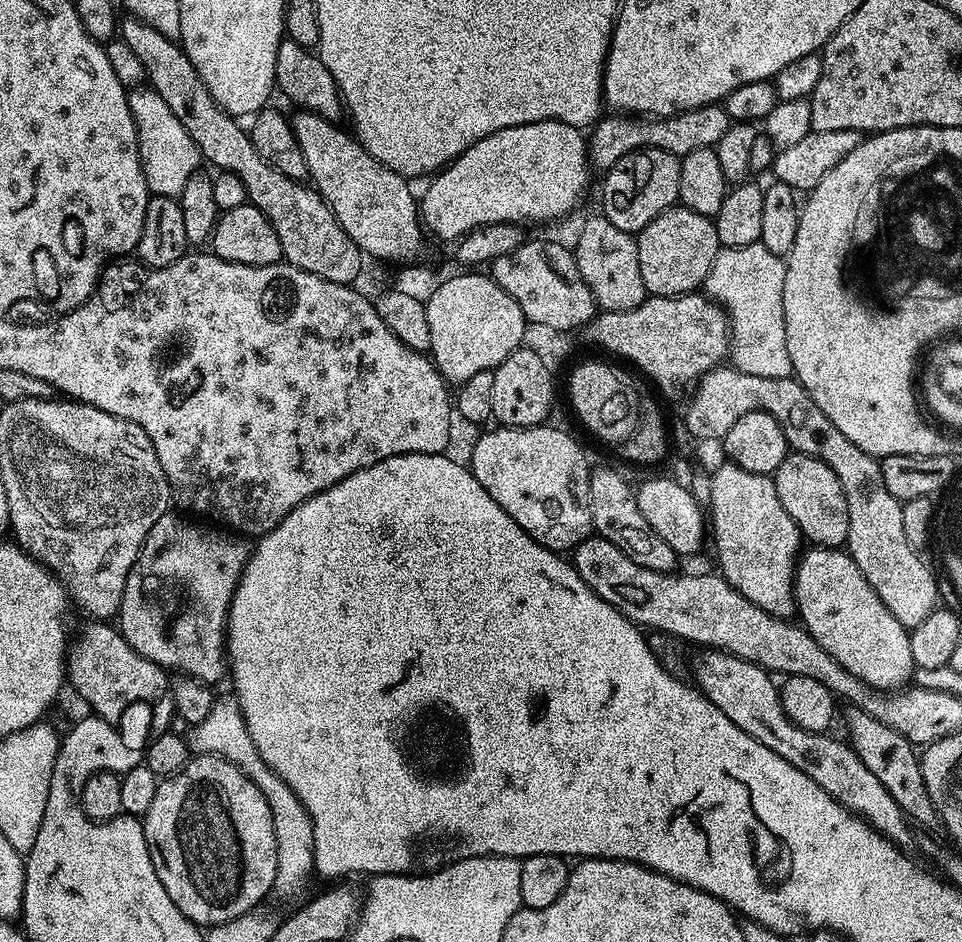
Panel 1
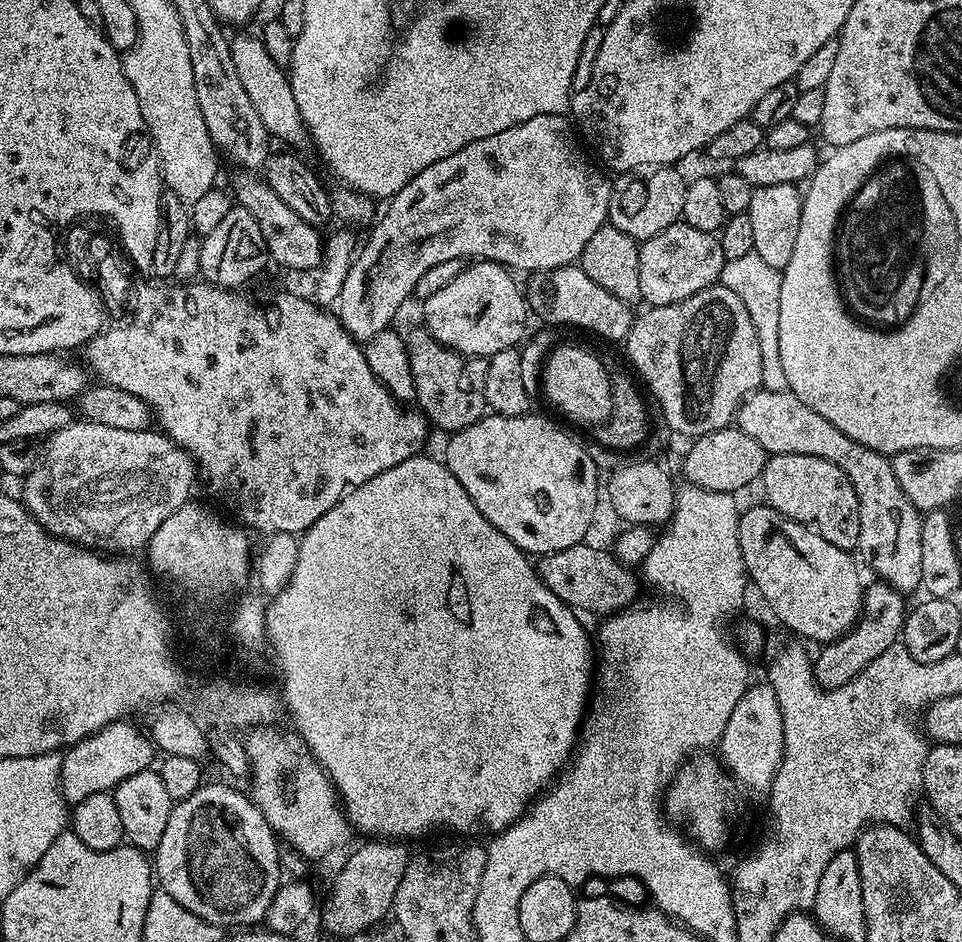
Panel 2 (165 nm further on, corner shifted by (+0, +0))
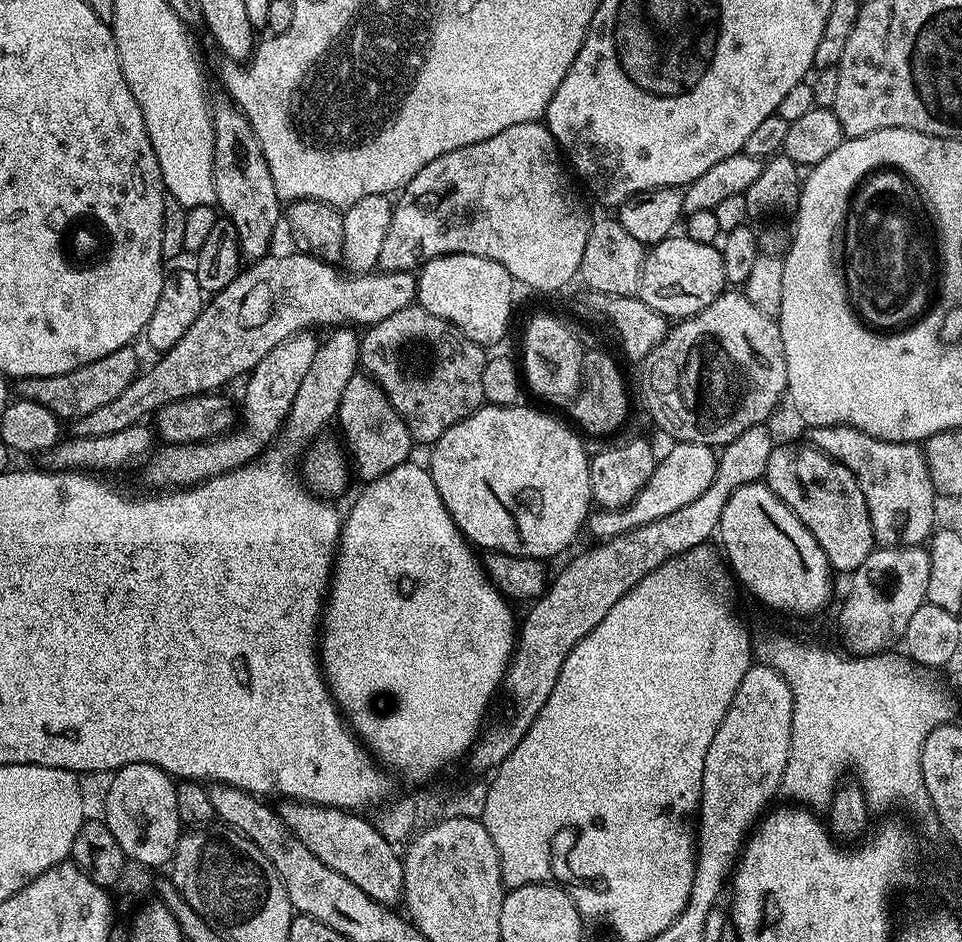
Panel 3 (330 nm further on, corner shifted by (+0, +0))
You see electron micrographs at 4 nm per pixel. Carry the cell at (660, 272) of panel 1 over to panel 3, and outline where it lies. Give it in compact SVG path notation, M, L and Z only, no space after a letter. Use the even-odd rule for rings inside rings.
M673 234L647 249L639 298L666 318L687 318L706 310L725 291L722 254L716 244L694 242L687 234Z

